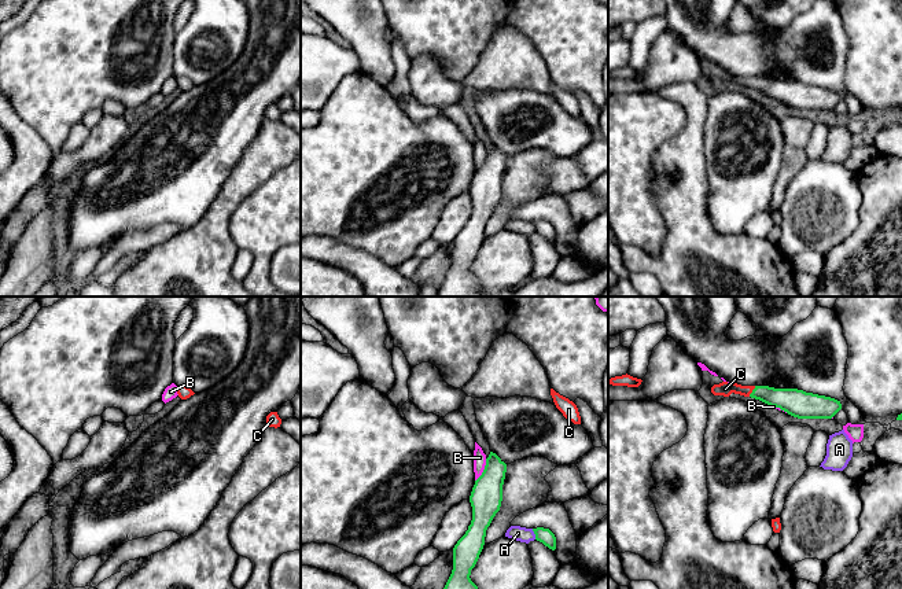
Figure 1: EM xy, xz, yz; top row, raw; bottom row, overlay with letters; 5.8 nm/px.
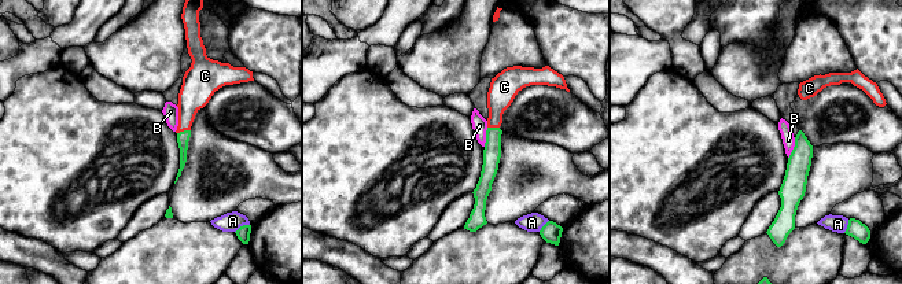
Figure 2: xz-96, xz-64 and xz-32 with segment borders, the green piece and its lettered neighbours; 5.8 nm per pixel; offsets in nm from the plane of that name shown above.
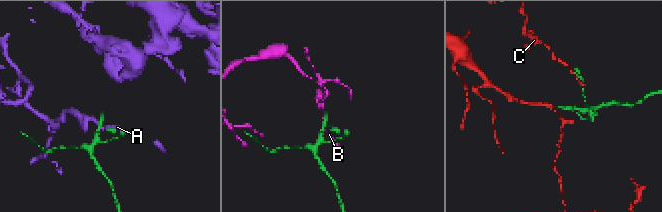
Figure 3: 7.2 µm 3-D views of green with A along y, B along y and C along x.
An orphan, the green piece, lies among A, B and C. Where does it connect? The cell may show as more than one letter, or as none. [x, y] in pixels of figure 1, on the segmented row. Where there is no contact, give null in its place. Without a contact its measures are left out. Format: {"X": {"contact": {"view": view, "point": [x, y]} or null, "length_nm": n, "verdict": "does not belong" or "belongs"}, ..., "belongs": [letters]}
{"A": {"contact": {"view": "xz", "point": [534, 533]}, "length_nm": 70, "verdict": "does not belong"}, "B": {"contact": {"view": "xz", "point": [483, 470]}, "length_nm": 150, "verdict": "does not belong"}, "C": {"contact": {"view": "yz", "point": [753, 391]}, "length_nm": 80, "verdict": "belongs"}, "belongs": ["C"]}

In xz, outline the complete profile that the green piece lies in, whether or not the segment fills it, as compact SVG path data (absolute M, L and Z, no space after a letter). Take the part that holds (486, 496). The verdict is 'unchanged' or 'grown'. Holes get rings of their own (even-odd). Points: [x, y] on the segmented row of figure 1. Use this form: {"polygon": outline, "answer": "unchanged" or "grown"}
{"polygon": "M490 452L485 470L472 487L472 520L453 548L453 570L443 589L478 589L470 575L483 549L486 530L500 511L505 472L507 464Z", "answer": "unchanged"}

